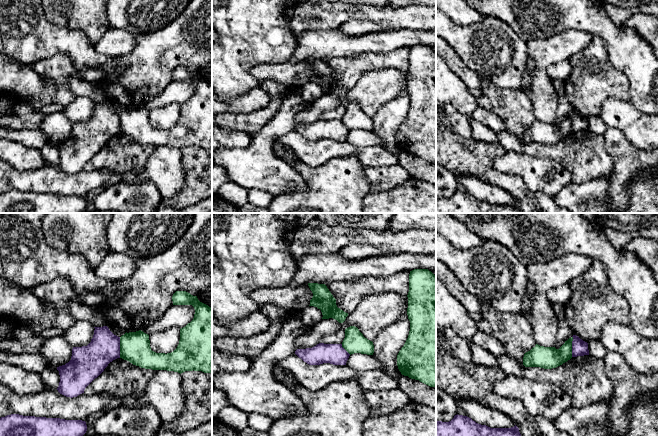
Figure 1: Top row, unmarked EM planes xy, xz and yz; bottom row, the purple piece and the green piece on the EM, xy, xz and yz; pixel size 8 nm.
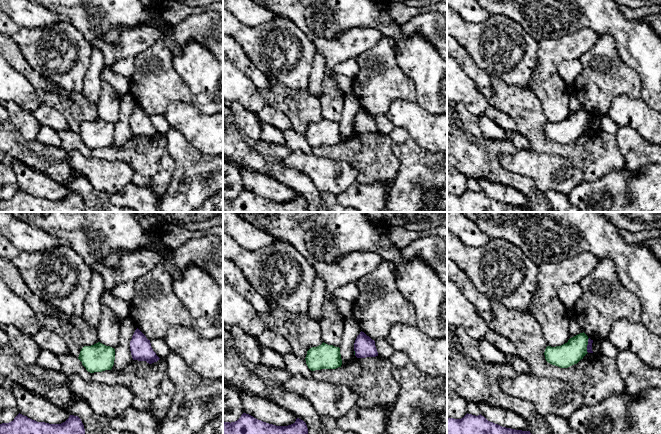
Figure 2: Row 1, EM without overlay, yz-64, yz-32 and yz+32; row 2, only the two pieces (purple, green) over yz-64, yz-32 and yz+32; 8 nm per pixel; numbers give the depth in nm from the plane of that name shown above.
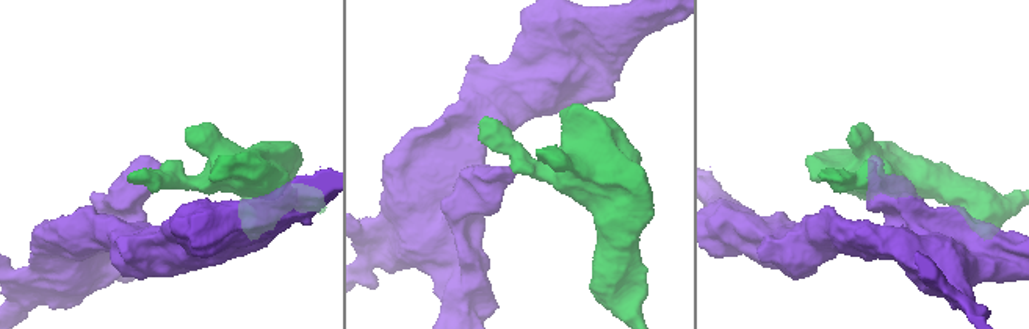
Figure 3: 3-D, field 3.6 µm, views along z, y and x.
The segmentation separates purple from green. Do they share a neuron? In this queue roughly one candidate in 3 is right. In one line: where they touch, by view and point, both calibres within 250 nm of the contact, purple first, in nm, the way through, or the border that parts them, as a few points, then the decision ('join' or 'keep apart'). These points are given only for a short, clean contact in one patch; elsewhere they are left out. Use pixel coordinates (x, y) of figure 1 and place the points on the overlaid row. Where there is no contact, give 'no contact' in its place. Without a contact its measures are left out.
xy (119, 347) | 260/240 nm | along xy (119, 337), (120, 357) | keep apart

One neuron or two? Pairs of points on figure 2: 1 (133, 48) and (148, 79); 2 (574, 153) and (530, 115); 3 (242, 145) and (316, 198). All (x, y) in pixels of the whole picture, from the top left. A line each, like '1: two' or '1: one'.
1: two
2: one
3: one

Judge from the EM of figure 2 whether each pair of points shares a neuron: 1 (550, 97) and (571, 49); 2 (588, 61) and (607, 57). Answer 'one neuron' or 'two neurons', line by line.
1: one neuron
2: one neuron

